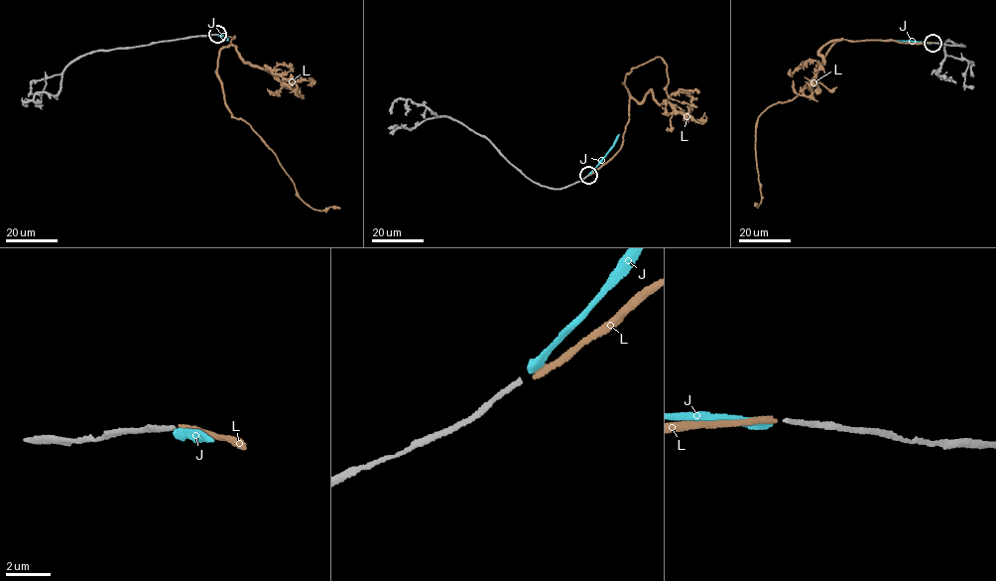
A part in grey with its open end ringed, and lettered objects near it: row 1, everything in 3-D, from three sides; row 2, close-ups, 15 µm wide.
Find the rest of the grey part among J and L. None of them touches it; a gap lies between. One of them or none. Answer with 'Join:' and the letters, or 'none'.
Join: L

